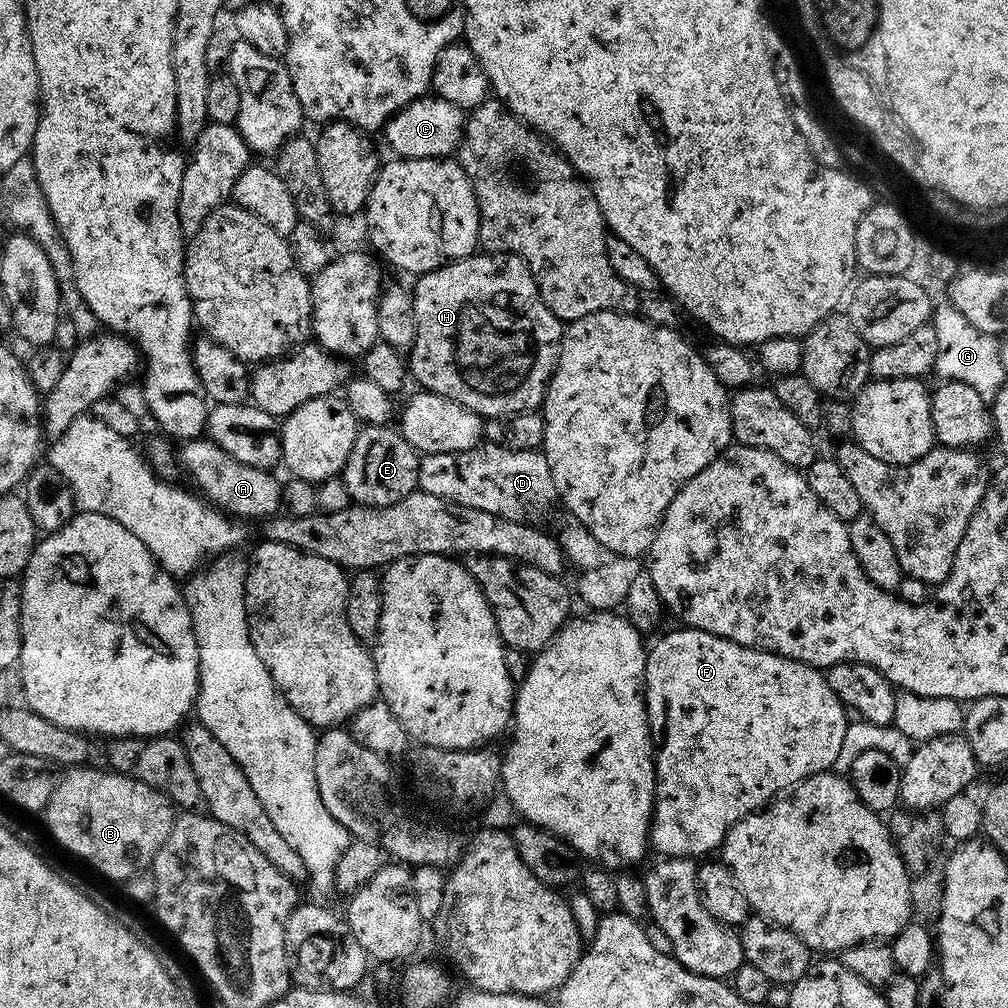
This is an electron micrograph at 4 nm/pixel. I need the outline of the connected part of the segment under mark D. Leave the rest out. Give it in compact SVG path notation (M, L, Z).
M481 441L470 450L450 454L425 453L420 459L419 489L446 498L458 505L471 506L508 521L536 522L559 496L554 489L550 466L541 449L507 450L497 443Z

